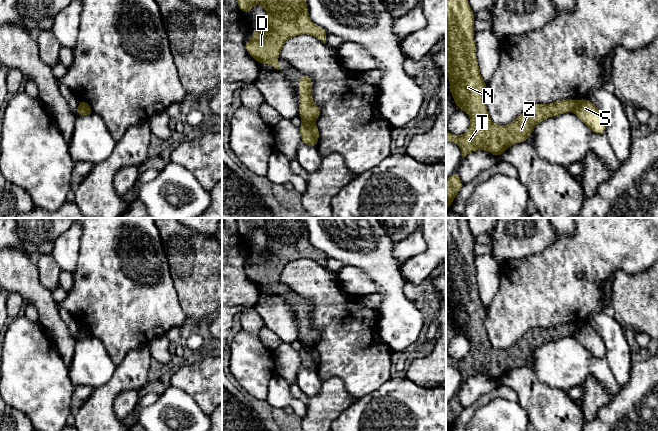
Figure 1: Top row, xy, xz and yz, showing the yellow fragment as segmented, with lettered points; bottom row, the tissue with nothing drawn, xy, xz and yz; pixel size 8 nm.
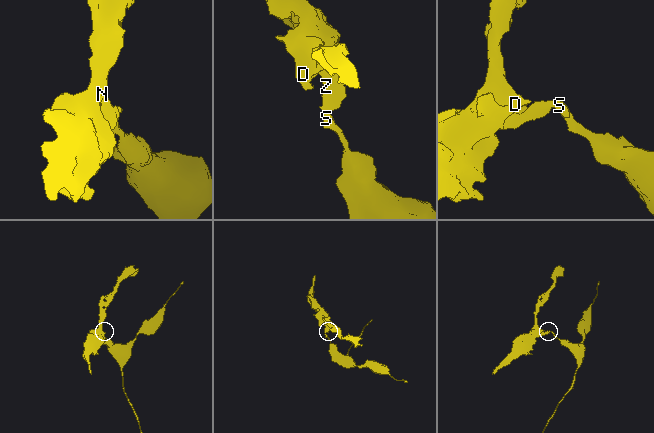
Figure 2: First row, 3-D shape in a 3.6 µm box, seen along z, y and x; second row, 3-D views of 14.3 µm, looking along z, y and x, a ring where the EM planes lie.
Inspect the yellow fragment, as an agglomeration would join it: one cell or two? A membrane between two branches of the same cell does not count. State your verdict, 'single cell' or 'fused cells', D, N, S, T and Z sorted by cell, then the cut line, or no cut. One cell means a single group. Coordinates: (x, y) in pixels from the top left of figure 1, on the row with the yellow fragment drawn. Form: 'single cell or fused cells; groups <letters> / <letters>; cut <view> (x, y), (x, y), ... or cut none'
fused cells; groups D N T Z / S; cut xz (303, 122), (313, 123)

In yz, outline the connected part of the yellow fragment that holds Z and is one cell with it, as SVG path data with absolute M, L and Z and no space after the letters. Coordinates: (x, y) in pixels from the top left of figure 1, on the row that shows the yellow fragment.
M446 0L446 76L450 81L449 90L454 103L470 117L470 126L463 135L453 135L446 130L446 142L456 143L462 151L462 158L476 150L484 150L494 156L501 156L510 146L526 141L534 127L547 118L574 112L577 101L565 99L550 104L530 105L508 125L494 124L486 108L487 85L480 75L474 41L474 17L468 0Z

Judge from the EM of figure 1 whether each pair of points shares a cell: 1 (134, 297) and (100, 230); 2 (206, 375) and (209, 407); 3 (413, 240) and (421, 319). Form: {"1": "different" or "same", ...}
{"1": "same", "2": "same", "3": "different"}

